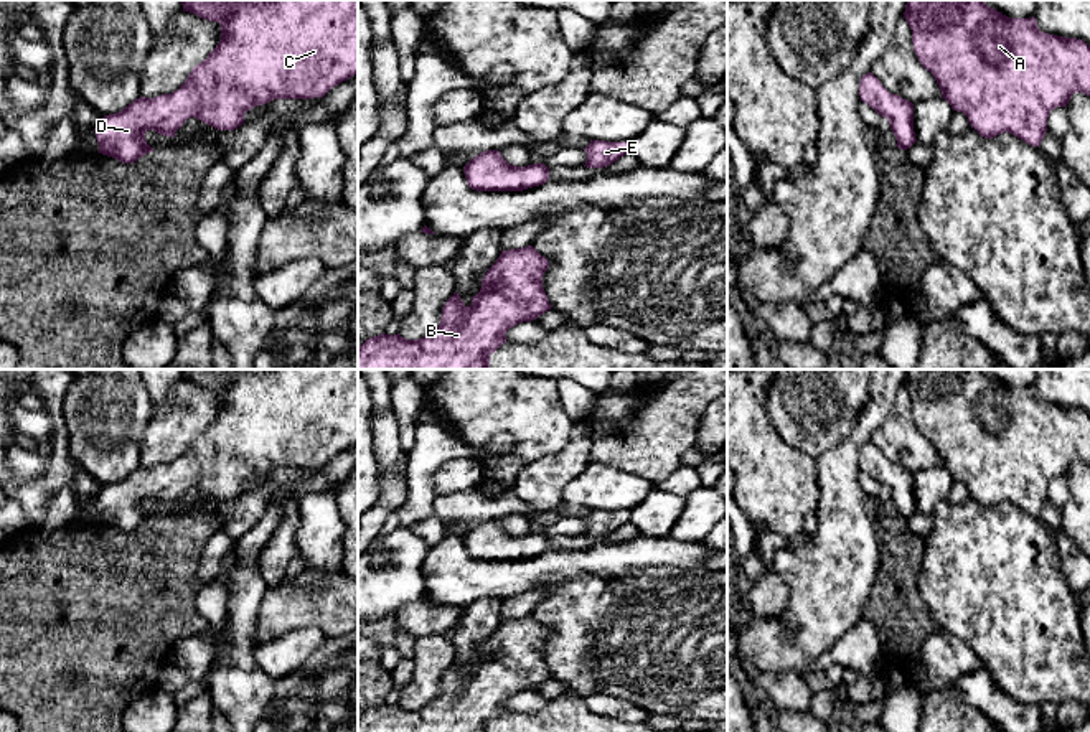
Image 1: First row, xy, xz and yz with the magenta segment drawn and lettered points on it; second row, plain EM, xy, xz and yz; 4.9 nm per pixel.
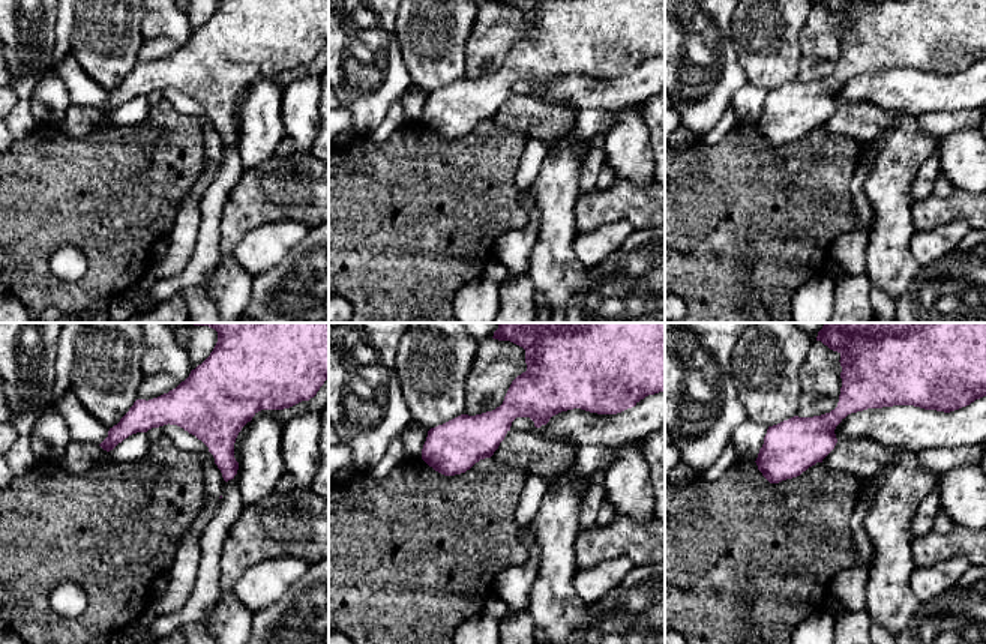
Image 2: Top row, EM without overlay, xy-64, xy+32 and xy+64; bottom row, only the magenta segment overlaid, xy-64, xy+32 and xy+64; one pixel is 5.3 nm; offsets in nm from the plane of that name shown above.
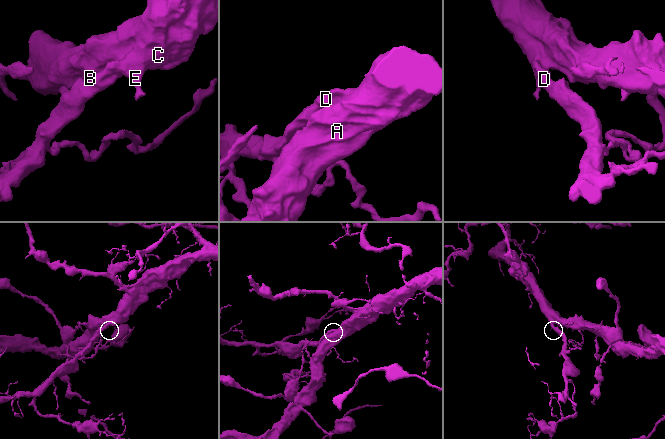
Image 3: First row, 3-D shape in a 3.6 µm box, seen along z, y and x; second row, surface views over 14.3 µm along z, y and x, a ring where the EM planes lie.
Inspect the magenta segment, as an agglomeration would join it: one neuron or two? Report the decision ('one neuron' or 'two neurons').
one neuron

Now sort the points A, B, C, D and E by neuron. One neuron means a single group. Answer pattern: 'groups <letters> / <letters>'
groups A B C D E

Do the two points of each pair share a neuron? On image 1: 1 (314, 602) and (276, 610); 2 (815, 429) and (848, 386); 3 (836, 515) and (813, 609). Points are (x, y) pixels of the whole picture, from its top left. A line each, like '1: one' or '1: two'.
1: one
2: one
3: one

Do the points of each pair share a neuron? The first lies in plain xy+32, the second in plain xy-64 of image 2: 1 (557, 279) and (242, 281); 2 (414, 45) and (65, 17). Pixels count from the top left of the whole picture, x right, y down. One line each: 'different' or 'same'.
1: same
2: different

